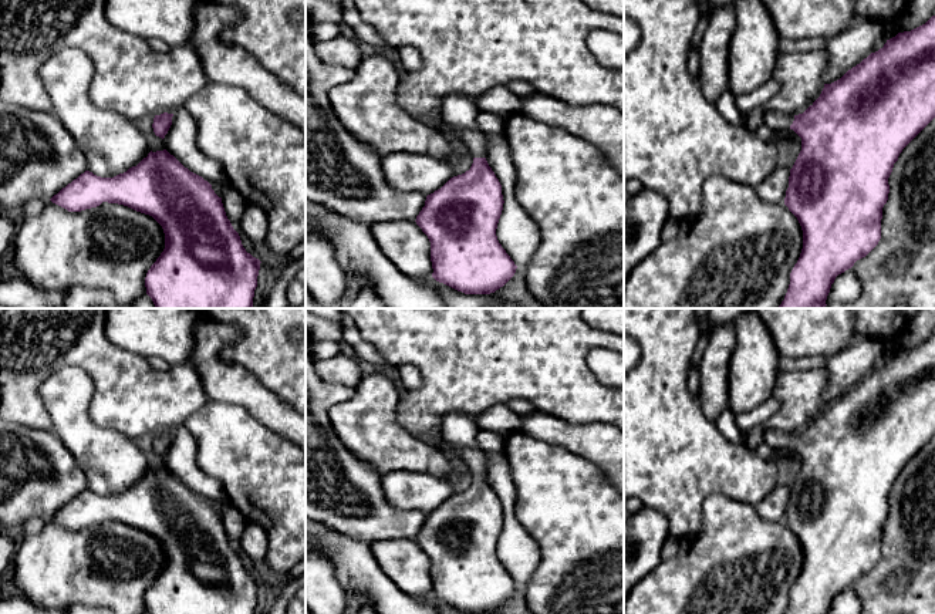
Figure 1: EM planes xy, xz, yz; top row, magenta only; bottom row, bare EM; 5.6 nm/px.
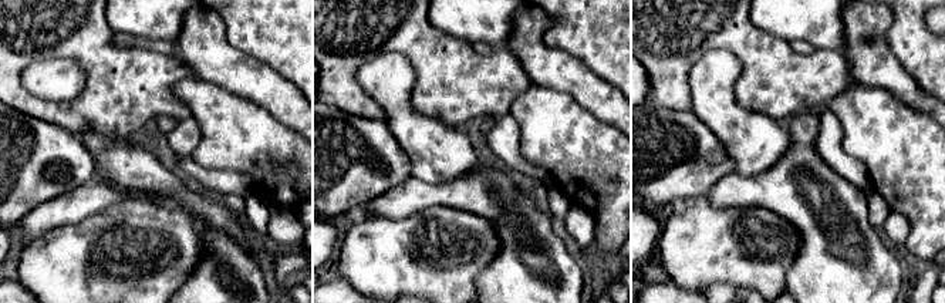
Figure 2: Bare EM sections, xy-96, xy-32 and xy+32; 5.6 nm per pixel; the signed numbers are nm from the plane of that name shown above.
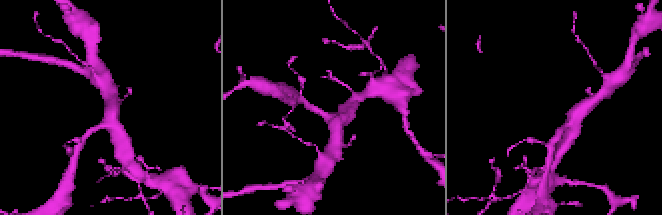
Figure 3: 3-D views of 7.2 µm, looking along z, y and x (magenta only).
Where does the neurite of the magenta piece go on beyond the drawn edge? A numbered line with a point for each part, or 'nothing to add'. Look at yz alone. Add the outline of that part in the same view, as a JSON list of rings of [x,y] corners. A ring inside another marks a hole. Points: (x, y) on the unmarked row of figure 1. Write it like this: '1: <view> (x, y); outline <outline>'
1: yz (775, 438); outline [[[760,429],[762,442],[767,443],[773,449],[790,446],[794,439],[794,433],[786,433],[779,429]]]

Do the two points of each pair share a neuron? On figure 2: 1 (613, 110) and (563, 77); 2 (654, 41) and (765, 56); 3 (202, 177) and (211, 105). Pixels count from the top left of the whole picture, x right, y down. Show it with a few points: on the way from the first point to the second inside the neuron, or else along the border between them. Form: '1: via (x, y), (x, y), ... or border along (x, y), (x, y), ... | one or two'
1: via (600, 98), (576, 78) | one
2: via (681, 37), (738, 37) | one
3: border along (191, 157), (206, 168), (236, 171) | two

